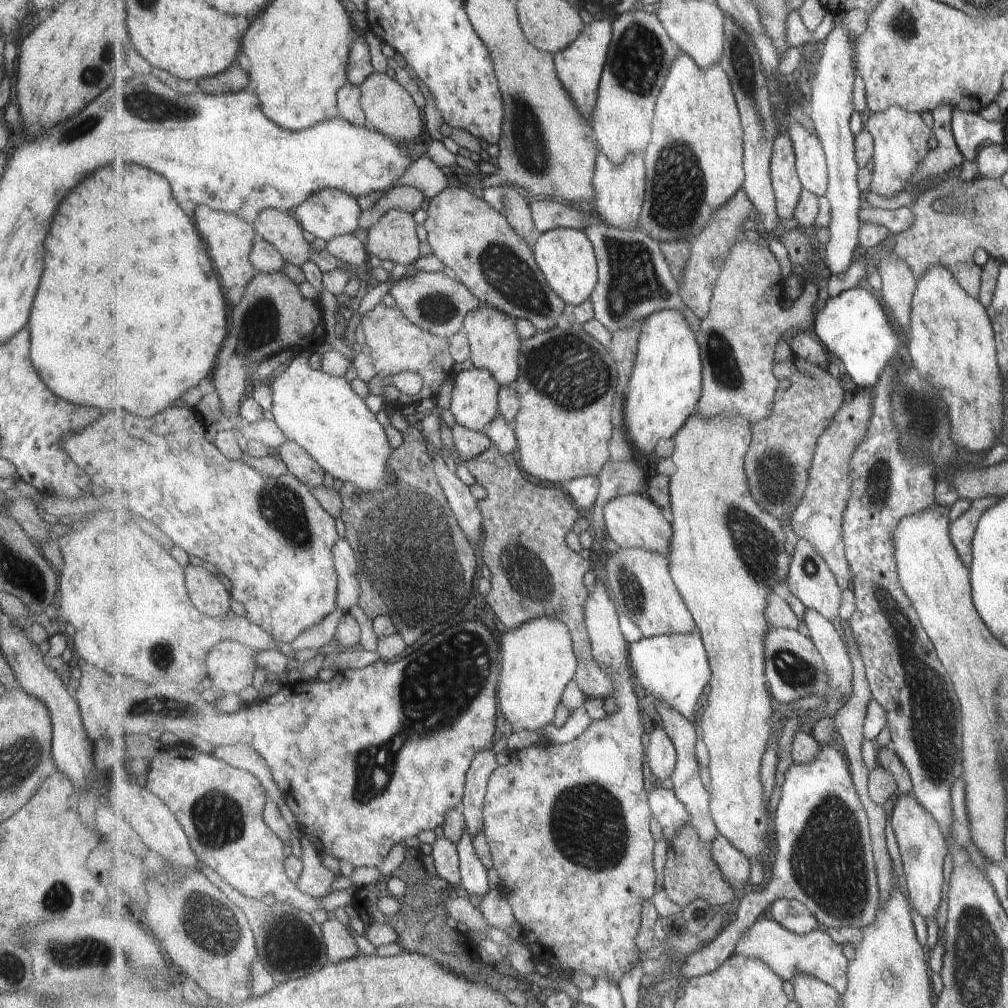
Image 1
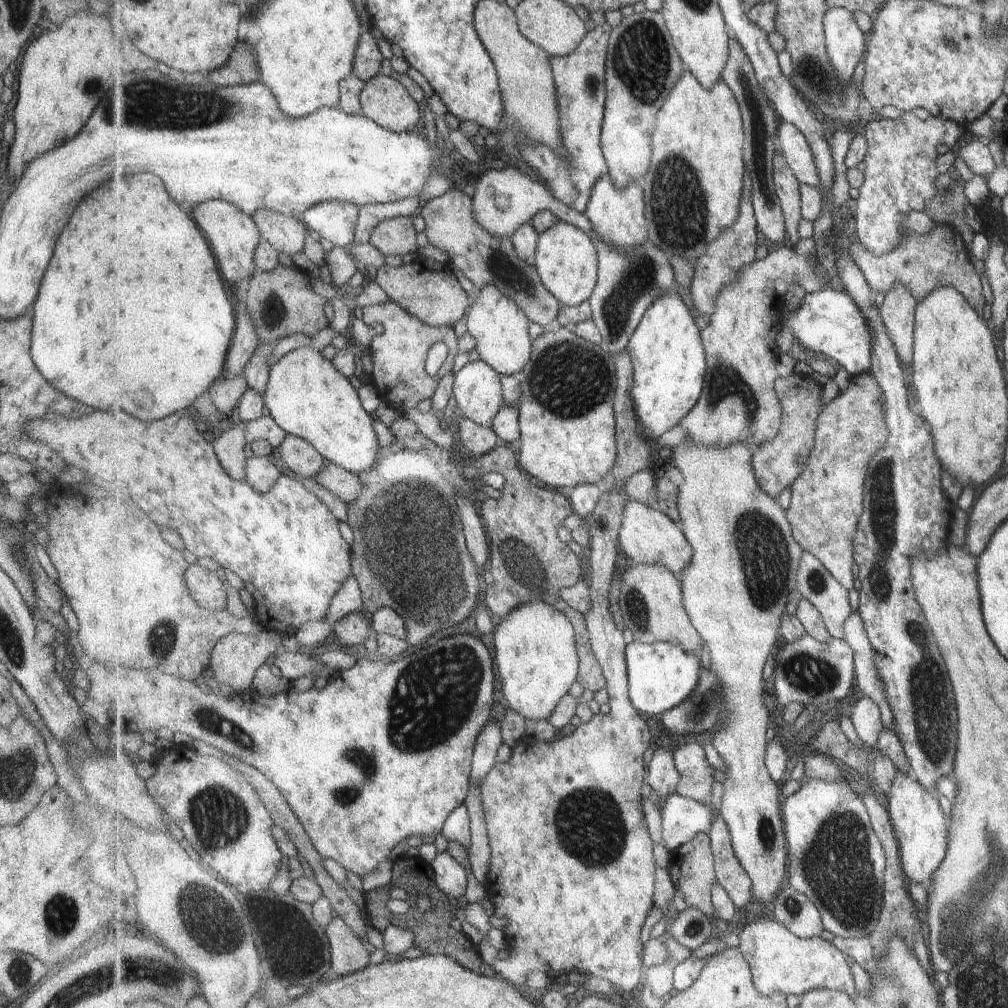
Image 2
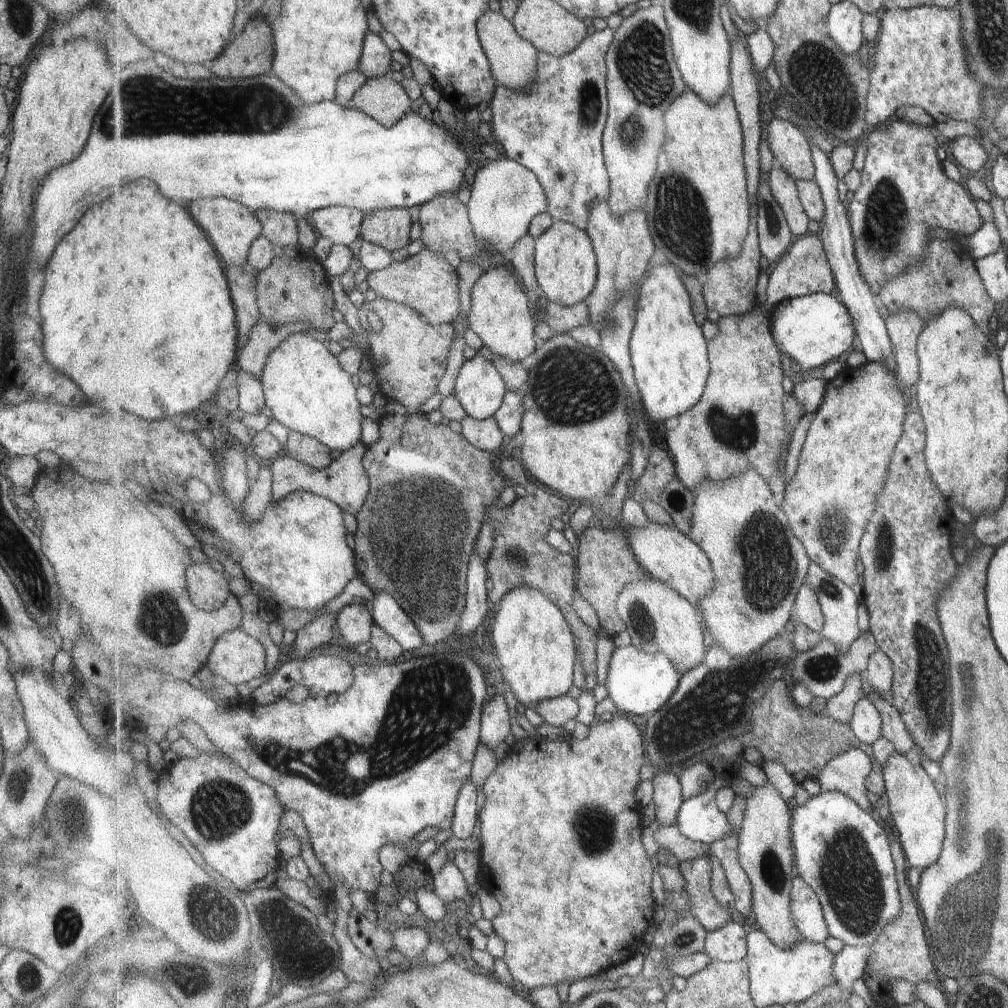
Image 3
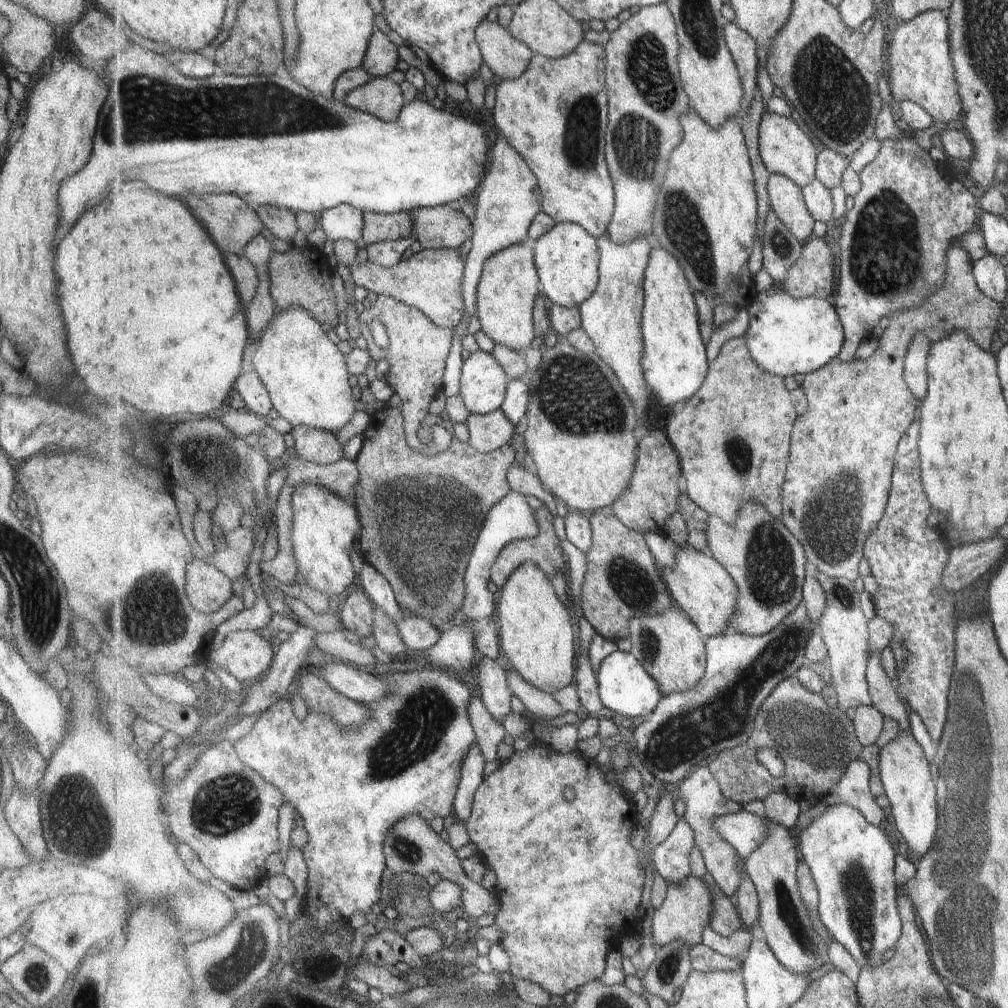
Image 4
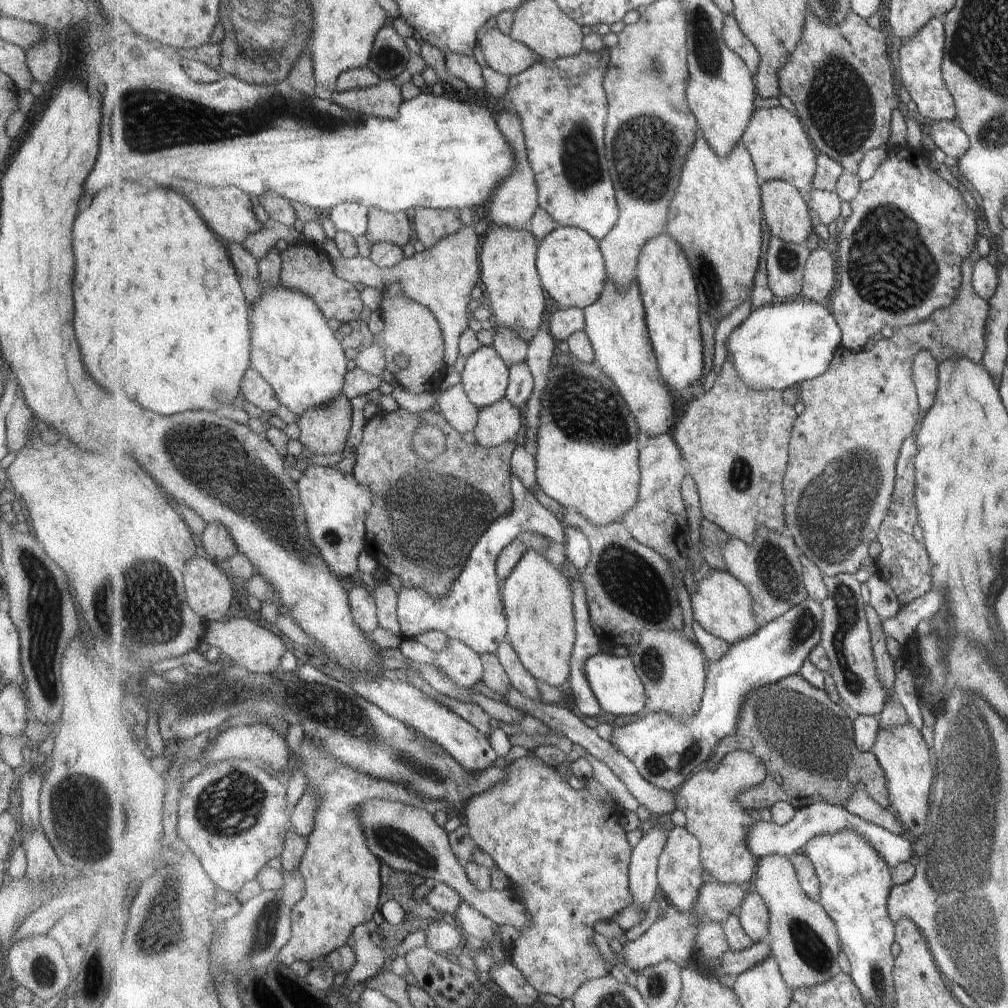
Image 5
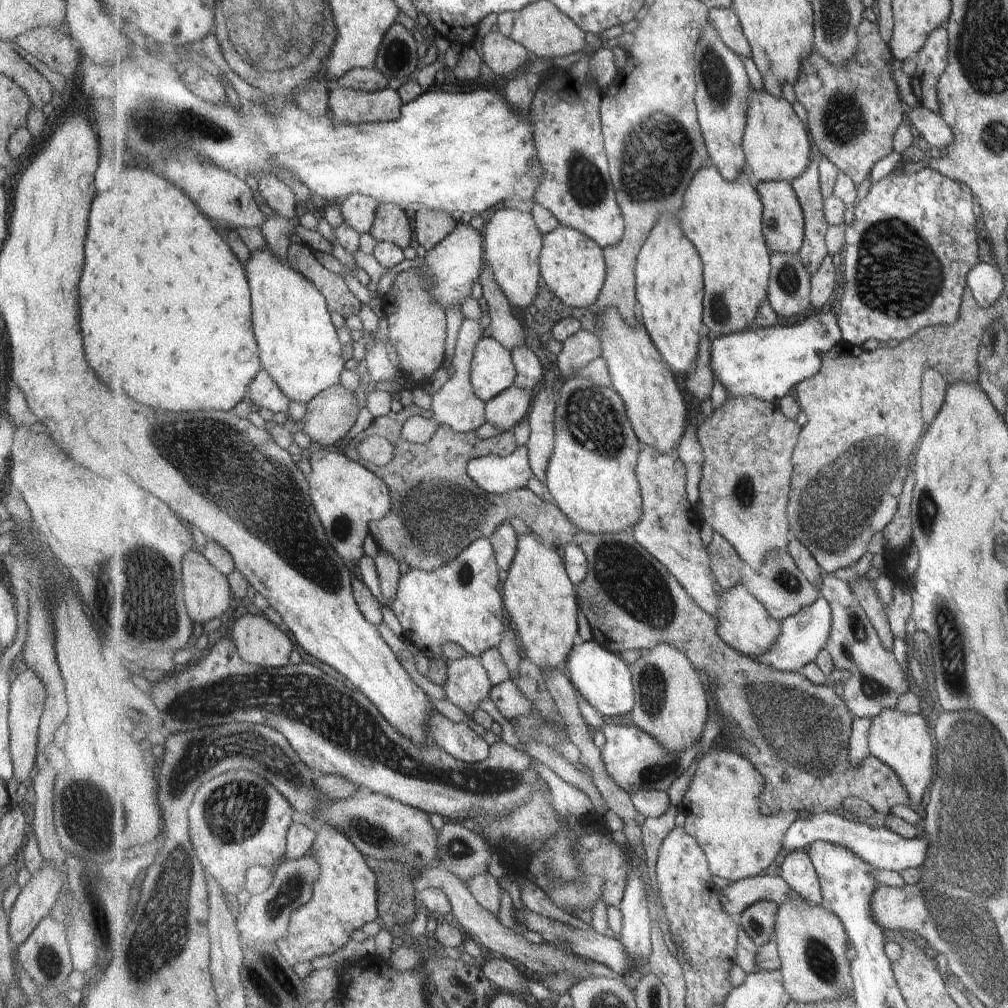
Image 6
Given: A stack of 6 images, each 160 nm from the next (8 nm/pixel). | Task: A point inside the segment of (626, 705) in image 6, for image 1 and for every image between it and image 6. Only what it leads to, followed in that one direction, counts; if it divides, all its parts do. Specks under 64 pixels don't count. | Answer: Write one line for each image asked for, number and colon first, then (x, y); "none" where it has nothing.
1: (674, 668)
2: (661, 676)
3: (641, 683)
4: (625, 687)
5: (616, 684)

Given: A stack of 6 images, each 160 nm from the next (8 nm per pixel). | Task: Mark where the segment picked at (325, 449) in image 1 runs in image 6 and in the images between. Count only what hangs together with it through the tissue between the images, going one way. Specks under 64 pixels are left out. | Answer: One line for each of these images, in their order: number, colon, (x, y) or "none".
2: (307, 396)
3: (308, 391)
4: (307, 377)
5: (293, 347)
6: (298, 344)

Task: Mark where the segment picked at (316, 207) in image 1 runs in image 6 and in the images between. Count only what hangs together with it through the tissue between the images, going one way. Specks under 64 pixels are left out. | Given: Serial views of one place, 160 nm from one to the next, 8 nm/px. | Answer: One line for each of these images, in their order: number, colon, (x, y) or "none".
2: (337, 221)
3: (341, 225)
4: (344, 222)
5: (354, 218)
6: (360, 211)

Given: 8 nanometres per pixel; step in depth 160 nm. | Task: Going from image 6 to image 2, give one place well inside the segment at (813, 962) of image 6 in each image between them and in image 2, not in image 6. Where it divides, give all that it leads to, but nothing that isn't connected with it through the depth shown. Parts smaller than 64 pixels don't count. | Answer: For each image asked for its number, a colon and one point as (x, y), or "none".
2: (746, 560)
3: (766, 853)
4: (785, 919)
5: (804, 939)

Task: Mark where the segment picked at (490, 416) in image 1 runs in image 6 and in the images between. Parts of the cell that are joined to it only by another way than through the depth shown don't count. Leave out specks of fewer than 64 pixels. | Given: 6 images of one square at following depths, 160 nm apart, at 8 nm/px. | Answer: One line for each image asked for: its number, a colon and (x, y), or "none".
2: (478, 392)
3: (480, 388)
4: (484, 383)
5: (486, 377)
6: (493, 369)

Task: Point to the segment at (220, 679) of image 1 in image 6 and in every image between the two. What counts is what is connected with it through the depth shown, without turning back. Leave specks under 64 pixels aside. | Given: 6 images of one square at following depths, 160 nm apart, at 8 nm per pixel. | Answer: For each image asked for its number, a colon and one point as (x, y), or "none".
2: (236, 659)
3: (239, 658)
4: (246, 655)
5: (259, 650)
6: (262, 643)

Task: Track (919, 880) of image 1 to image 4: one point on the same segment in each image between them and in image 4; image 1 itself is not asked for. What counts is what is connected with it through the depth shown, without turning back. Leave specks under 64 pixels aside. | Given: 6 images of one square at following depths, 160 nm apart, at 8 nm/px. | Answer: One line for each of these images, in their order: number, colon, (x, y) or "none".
2: (917, 818)
3: (918, 812)
4: (905, 775)

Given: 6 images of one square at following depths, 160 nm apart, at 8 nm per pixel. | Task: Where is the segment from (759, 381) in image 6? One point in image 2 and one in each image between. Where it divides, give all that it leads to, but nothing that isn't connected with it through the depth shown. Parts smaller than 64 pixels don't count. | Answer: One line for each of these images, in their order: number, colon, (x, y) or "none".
2: (831, 323)
3: (812, 330)
4: (787, 336)
5: (782, 344)

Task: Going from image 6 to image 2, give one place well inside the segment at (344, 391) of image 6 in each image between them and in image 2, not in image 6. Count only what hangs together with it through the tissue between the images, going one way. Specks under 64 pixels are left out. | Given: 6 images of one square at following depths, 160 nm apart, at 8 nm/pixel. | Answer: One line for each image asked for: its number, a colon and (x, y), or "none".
2: (302, 458)
3: (310, 451)
4: (318, 446)
5: (324, 430)

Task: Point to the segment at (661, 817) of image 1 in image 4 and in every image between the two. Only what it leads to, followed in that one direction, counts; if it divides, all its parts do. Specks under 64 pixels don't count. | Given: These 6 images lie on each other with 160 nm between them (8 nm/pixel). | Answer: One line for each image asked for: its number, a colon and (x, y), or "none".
2: (682, 818)
3: (699, 819)
4: (746, 832)

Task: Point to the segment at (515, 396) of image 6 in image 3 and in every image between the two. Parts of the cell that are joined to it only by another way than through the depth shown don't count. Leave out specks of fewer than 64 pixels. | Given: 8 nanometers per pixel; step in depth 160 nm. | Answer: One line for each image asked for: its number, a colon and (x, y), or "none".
3: (485, 435)
4: (488, 433)
5: (500, 423)

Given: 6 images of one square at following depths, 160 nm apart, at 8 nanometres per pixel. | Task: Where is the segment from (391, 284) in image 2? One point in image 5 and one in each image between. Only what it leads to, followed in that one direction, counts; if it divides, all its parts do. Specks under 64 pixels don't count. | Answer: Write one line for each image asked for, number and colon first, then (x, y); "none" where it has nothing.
3: (426, 282)
4: (432, 280)
5: (441, 278)

